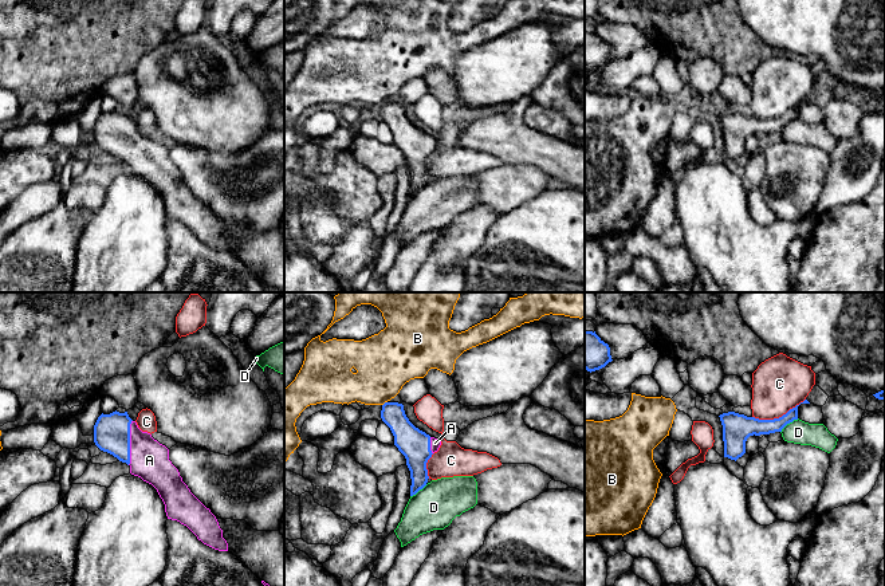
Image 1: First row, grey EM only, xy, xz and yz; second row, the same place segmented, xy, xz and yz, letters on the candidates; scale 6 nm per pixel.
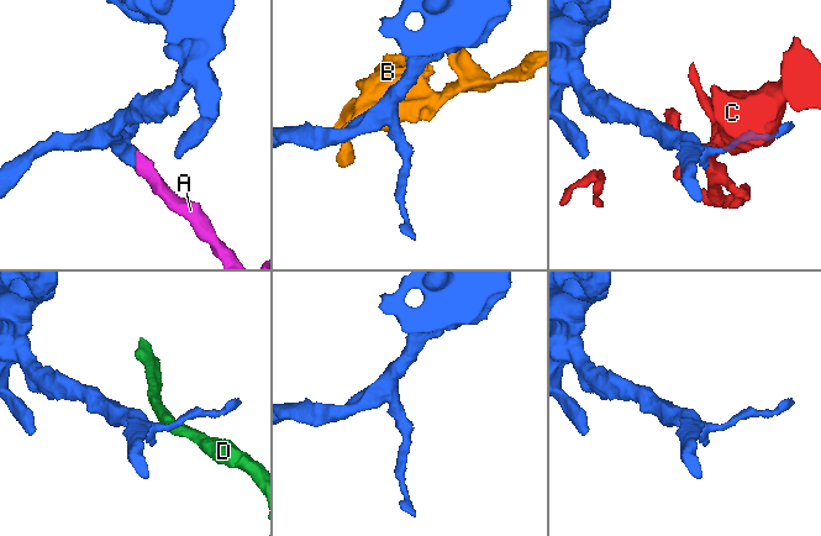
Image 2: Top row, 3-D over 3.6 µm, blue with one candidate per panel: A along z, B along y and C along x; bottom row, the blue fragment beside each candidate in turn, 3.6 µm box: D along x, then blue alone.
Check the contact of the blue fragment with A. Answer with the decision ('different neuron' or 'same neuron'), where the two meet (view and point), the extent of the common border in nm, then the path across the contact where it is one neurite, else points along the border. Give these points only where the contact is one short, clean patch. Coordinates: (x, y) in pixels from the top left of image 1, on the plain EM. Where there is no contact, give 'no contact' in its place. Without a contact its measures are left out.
same neuron; meets blue in xy at (129, 142); contact 280 nm long

